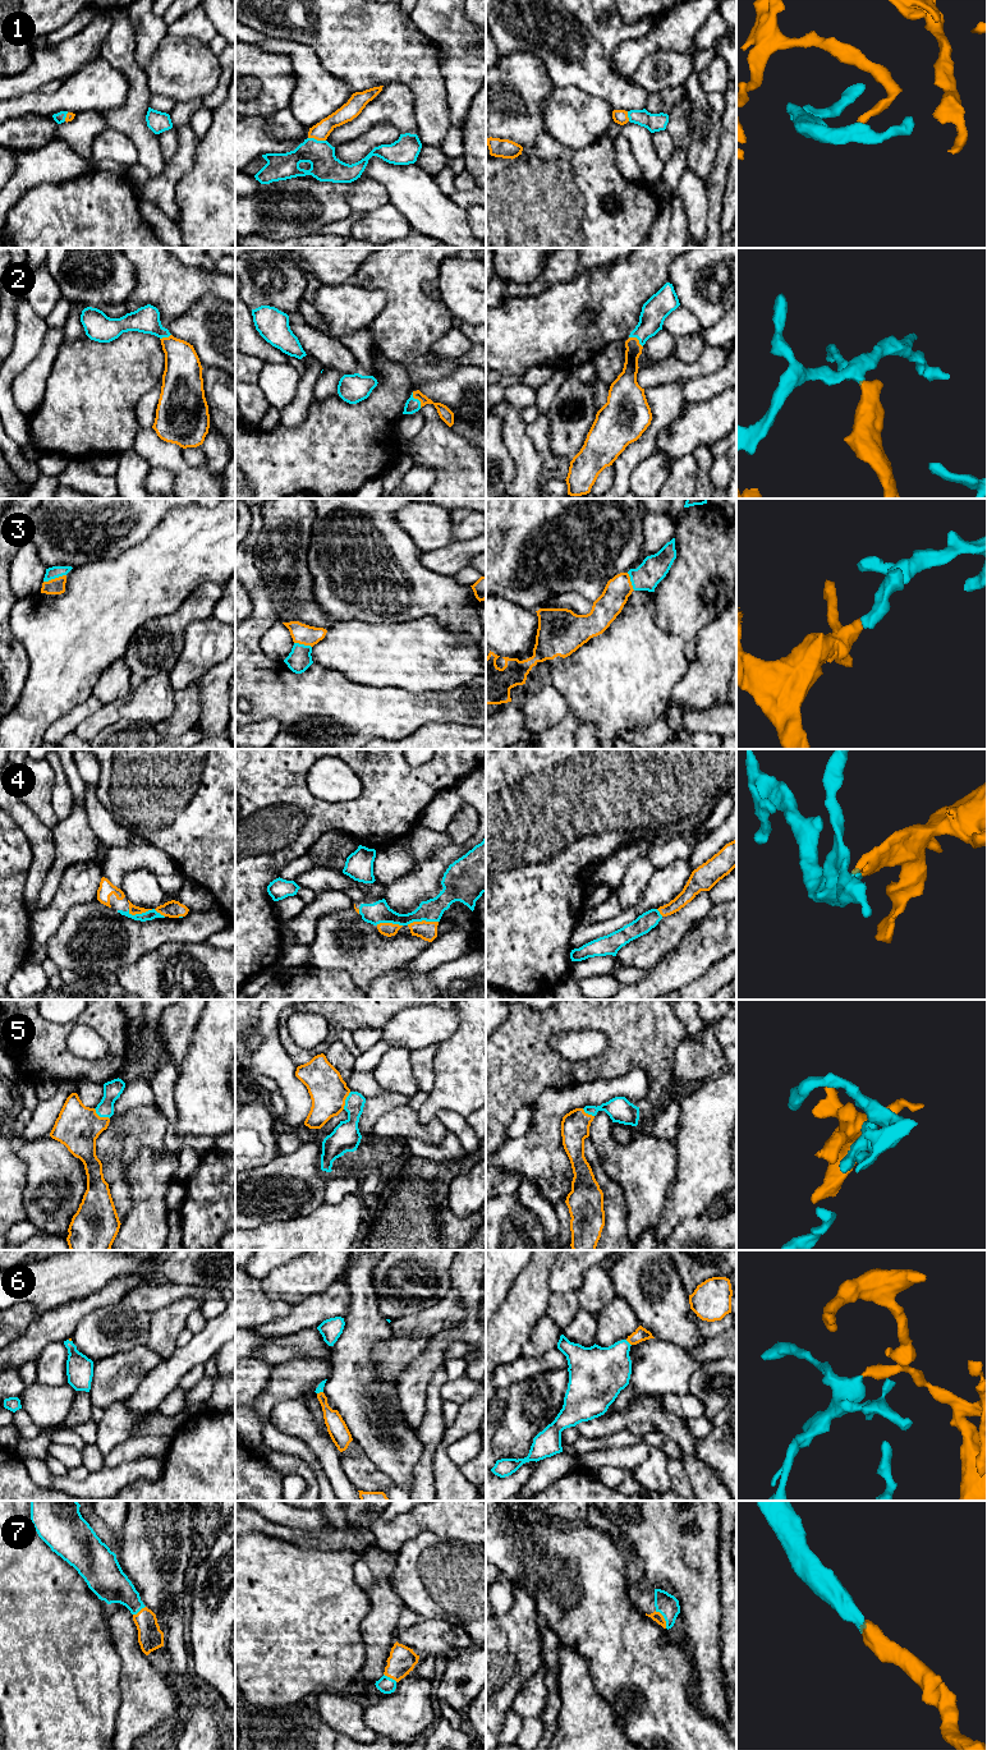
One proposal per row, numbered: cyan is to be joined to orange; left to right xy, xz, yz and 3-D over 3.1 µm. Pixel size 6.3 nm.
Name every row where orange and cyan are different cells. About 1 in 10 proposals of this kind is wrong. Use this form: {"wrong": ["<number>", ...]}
{"wrong": []}

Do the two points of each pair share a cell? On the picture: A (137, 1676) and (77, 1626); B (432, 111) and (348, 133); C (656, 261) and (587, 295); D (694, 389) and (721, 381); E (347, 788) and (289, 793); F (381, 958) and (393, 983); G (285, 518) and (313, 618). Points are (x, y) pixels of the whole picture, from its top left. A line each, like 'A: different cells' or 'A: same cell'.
A: different cells
B: different cells
C: same cell
D: same cell
E: different cells
F: different cells
G: same cell

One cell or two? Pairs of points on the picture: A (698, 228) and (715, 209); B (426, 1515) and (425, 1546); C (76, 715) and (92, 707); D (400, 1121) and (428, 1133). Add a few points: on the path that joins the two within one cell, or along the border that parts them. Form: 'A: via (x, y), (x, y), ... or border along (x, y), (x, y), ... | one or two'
A: border along (706, 187), (707, 234) | two
B: border along (454, 1539), (421, 1532), (399, 1548) | two
C: via (79, 713), (88, 707) | one
D: via (407, 1125), (422, 1131) | one

